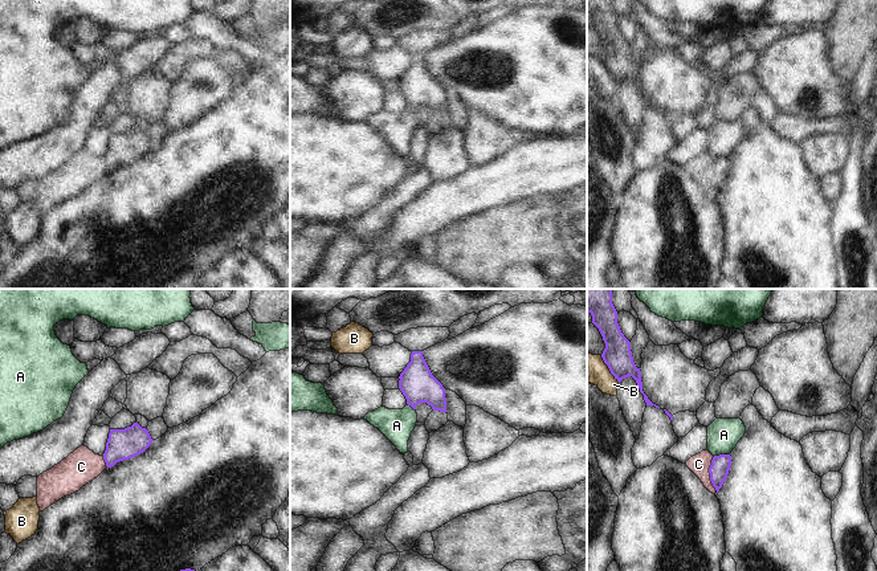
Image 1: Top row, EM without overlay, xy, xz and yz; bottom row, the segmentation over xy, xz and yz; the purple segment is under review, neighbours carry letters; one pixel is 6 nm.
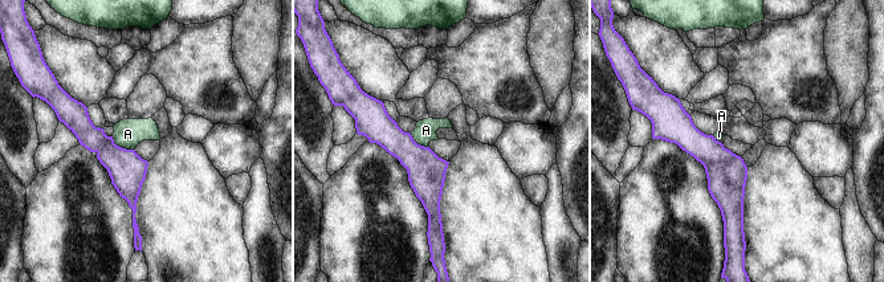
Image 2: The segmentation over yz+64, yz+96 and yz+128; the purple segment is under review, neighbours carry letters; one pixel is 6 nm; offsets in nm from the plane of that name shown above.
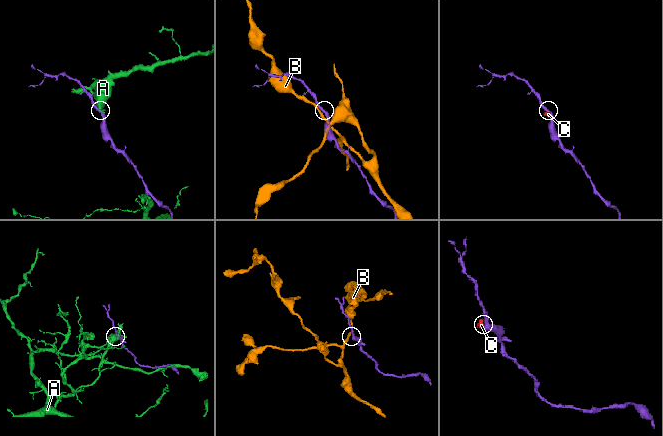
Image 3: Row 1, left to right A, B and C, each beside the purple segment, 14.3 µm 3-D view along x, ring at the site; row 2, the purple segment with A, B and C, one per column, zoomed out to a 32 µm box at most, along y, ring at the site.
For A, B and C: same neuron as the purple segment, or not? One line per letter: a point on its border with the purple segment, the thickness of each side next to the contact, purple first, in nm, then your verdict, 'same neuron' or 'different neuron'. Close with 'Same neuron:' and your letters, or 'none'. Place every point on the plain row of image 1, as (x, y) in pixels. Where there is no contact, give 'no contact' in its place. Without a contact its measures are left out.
A: contact yz (721, 158); calibres 120 and 200 nm; different neuron
B: contact yz (608, 70); calibres 170 and 170 nm; different neuron
C: contact yz (710, 178); calibres 120 and 120 nm; different neuron
Same neuron: none

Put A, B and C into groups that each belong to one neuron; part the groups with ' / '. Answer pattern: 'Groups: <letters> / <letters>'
Groups: A / B / C

